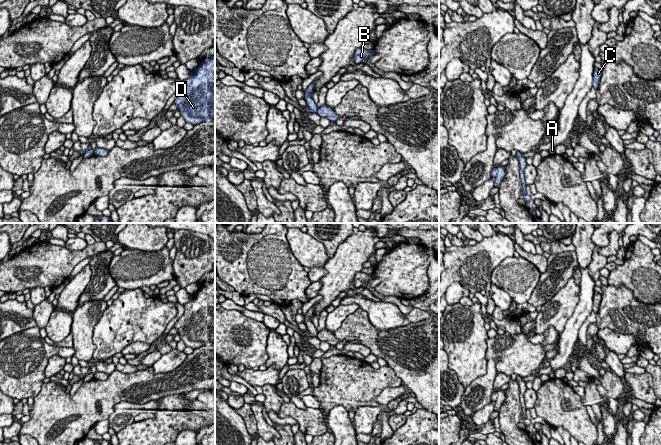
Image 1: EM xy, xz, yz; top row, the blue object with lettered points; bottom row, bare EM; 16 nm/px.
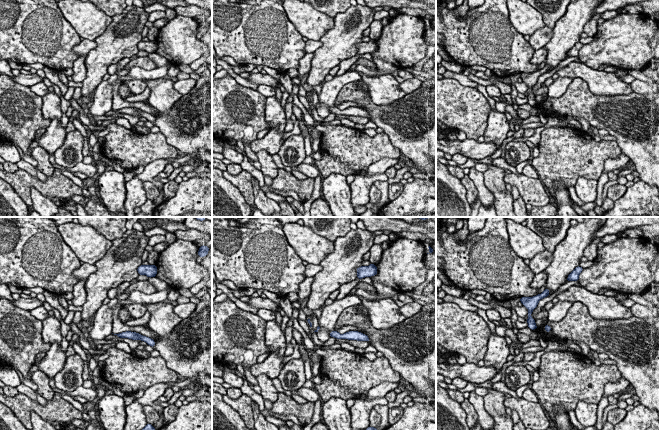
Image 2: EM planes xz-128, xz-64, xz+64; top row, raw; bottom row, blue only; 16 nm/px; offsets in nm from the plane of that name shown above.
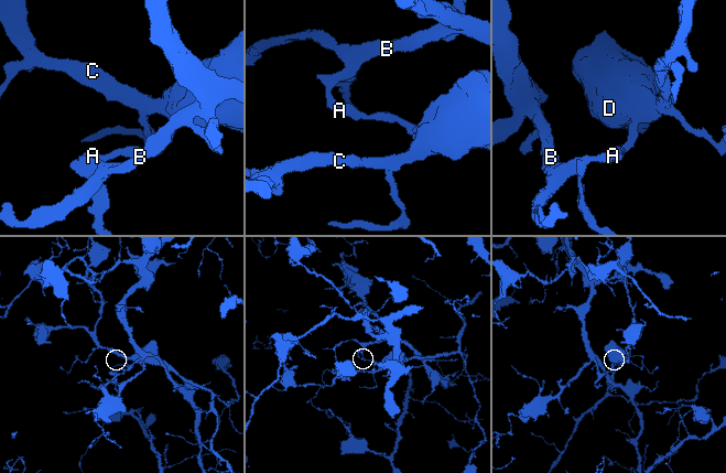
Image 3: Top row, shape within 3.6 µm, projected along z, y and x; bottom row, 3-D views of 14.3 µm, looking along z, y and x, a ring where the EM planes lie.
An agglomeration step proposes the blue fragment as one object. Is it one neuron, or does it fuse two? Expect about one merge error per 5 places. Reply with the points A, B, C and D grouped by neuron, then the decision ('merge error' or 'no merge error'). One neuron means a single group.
A C D / B | merge error

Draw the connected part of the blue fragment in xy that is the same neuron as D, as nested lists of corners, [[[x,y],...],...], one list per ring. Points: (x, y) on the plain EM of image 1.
[[[215,279],[200,286],[192,299],[184,304],[184,313],[174,327],[186,347],[197,349],[215,345]]]

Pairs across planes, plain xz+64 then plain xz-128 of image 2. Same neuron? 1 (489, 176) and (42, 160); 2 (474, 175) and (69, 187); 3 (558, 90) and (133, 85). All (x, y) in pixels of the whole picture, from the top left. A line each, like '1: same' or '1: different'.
1: same
2: different
3: different

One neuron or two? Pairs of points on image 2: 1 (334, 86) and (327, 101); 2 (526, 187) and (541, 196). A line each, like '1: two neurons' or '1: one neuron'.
1: one neuron
2: one neuron

